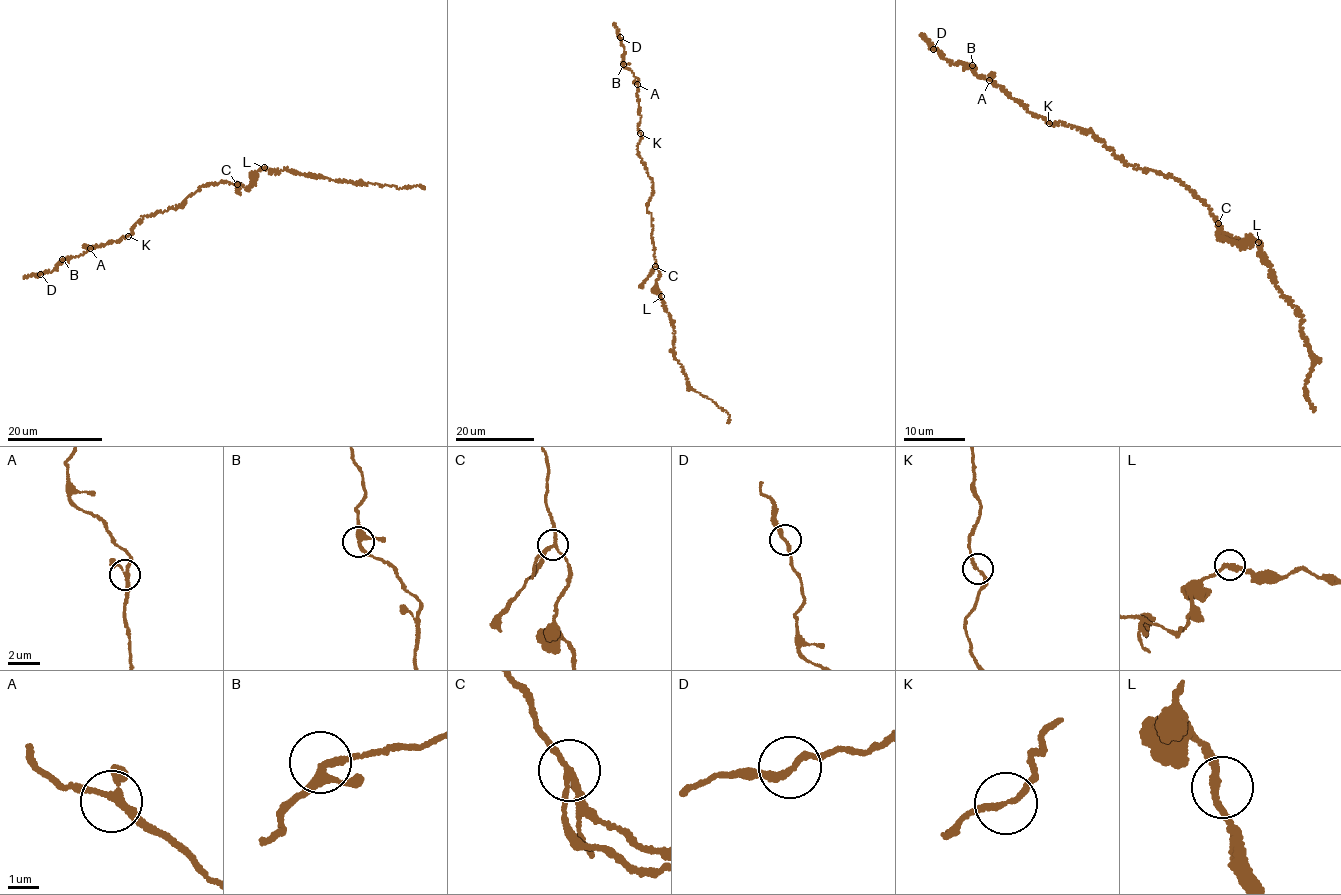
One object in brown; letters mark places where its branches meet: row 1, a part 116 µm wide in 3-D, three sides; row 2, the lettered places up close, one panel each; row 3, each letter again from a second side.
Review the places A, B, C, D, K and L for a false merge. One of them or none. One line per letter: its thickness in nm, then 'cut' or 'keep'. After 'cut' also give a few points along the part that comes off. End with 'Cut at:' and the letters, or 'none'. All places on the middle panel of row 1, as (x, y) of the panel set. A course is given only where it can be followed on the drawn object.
A: 180 nm thick; keep
B: 240 nm thick; keep
C: 180 nm thick; cut; foreign part runs (655, 266), (641, 288)
D: 240 nm thick; keep
K: 180 nm thick; keep
L: 240 nm thick; keep
Cut at: C

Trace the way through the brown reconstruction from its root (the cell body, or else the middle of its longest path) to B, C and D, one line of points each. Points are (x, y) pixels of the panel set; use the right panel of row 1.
B: (1176, 178), (1125, 163), (1090, 131), (1058, 122), (1049, 123), (1033, 115), (992, 81), (978, 77), (972, 65)
C: (1176, 178), (1204, 200), (1217, 224)
D: (1176, 178), (1125, 163), (1090, 131), (1033, 115), (992, 81), (978, 77), (973, 66), (950, 63), (933, 49)

